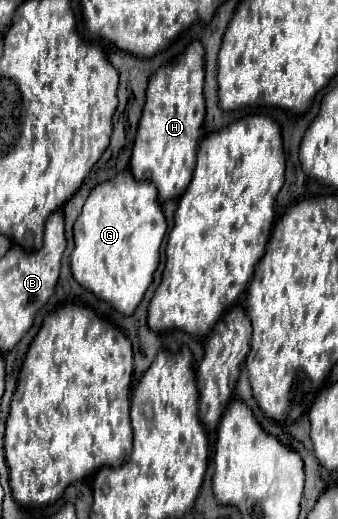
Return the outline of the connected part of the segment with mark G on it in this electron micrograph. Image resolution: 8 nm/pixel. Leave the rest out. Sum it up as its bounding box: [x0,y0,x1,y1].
[72,170,166,316]

